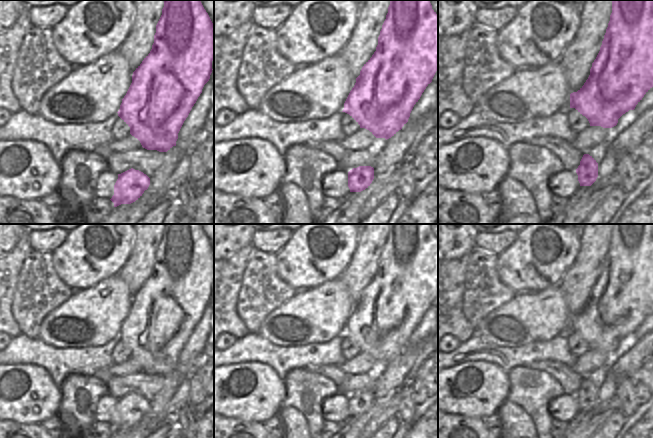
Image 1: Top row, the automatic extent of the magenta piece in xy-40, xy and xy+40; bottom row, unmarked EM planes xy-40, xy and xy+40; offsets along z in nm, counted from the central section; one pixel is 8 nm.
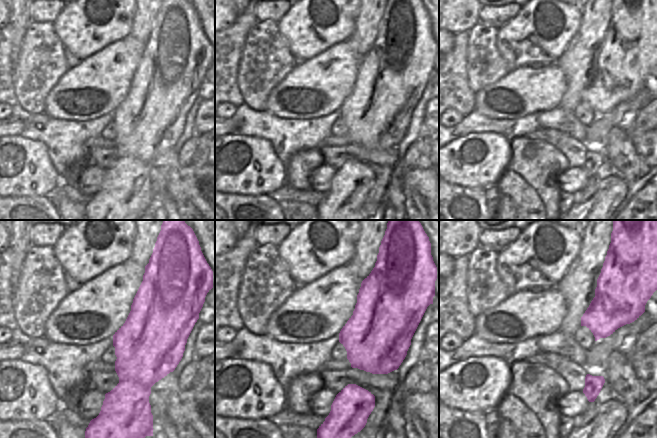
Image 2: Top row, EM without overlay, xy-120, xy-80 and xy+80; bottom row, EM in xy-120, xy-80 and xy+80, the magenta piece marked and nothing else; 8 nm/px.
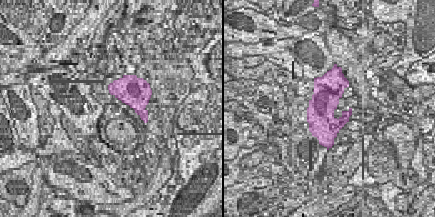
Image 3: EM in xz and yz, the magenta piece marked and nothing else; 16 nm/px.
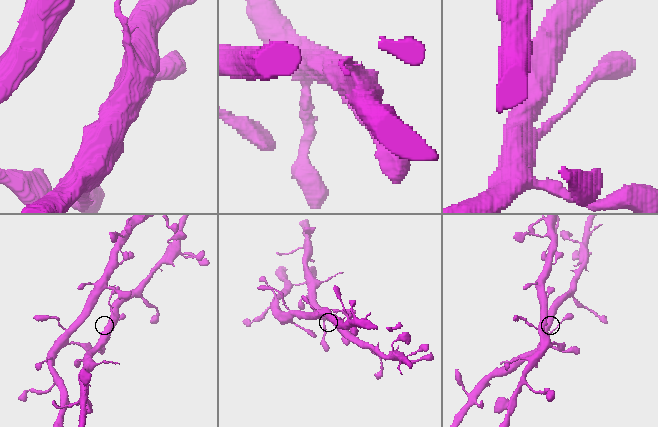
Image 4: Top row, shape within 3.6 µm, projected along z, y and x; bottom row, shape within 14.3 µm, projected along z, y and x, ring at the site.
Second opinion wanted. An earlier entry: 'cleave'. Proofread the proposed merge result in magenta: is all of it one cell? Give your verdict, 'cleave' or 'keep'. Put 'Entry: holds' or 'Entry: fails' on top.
Entry: fails
keep

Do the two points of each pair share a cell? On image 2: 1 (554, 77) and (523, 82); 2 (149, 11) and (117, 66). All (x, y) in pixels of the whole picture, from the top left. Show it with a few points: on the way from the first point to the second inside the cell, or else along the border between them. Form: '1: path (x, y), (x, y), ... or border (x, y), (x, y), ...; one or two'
1: path (546, 82), (531, 82); one
2: border (131, 35), (144, 42); two

